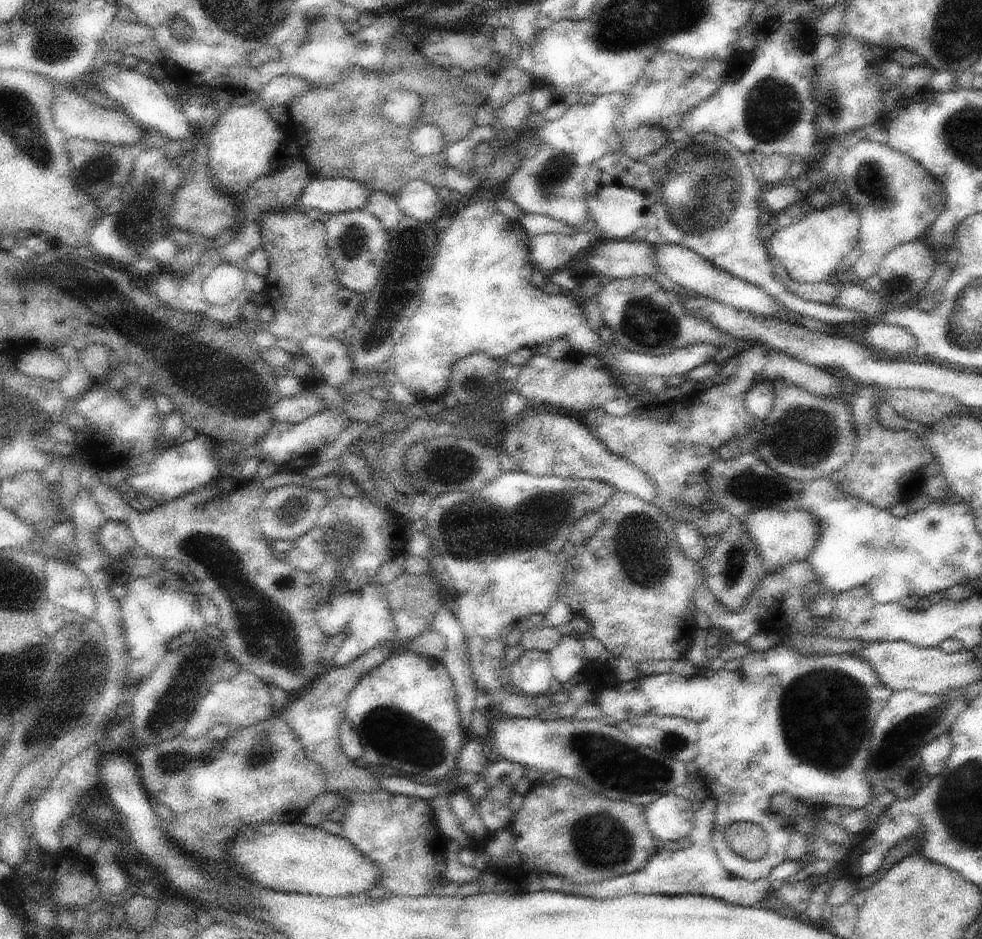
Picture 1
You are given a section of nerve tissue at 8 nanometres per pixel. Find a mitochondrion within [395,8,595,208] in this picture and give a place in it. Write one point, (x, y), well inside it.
(554, 173)

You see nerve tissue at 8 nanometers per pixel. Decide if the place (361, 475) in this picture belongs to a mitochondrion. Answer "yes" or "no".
no

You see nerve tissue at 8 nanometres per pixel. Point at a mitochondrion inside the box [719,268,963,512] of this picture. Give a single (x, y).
(794, 427)

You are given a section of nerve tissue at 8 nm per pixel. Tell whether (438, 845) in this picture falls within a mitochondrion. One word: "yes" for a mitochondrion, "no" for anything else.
no

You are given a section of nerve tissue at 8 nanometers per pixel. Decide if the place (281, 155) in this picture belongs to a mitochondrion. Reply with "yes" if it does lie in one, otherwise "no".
no

